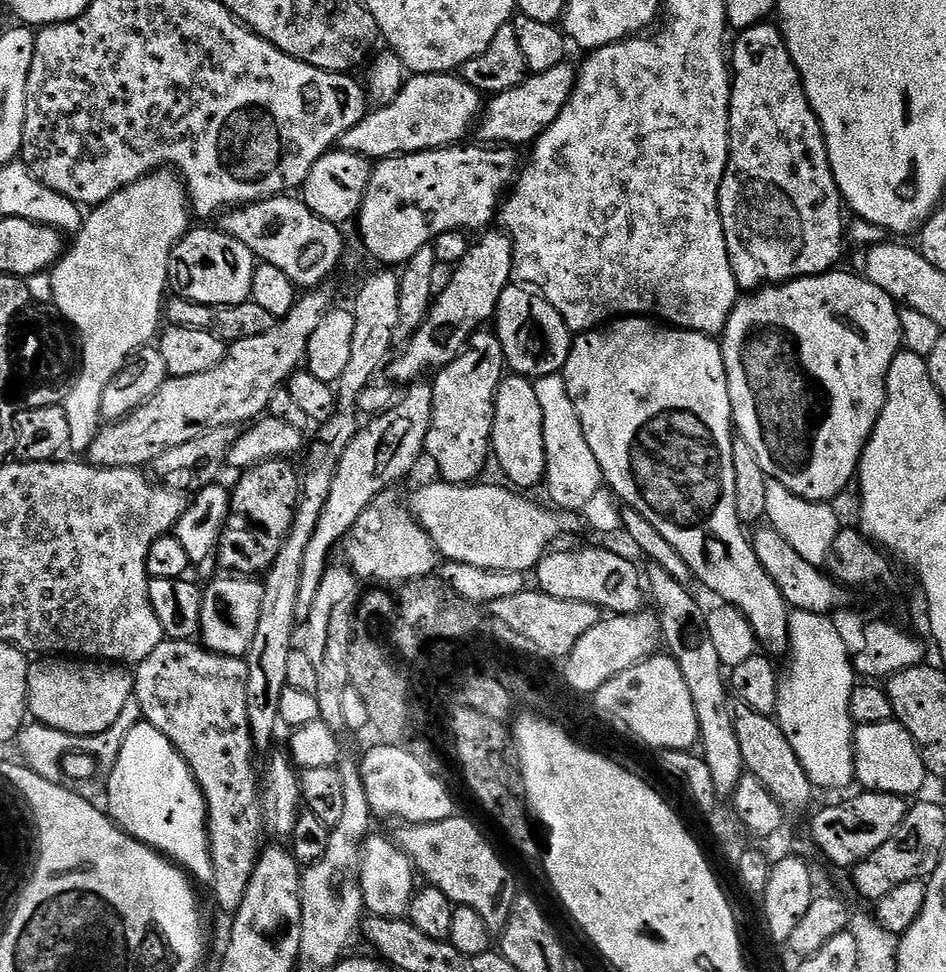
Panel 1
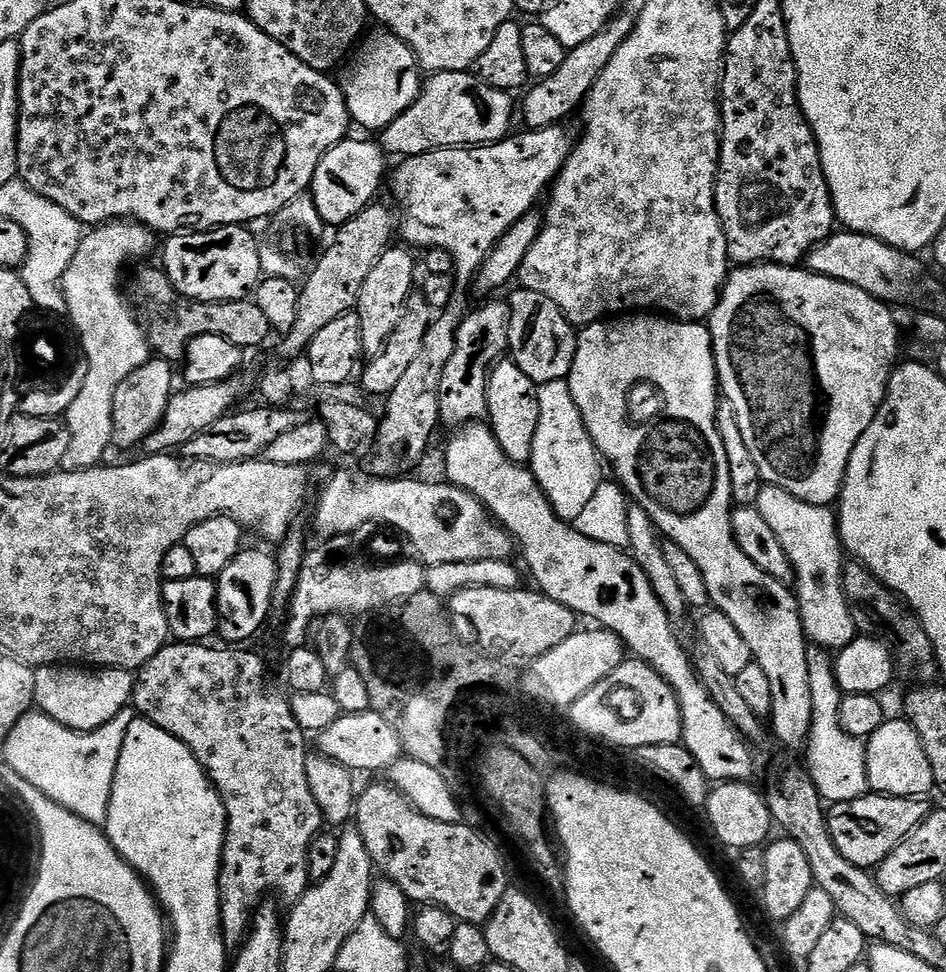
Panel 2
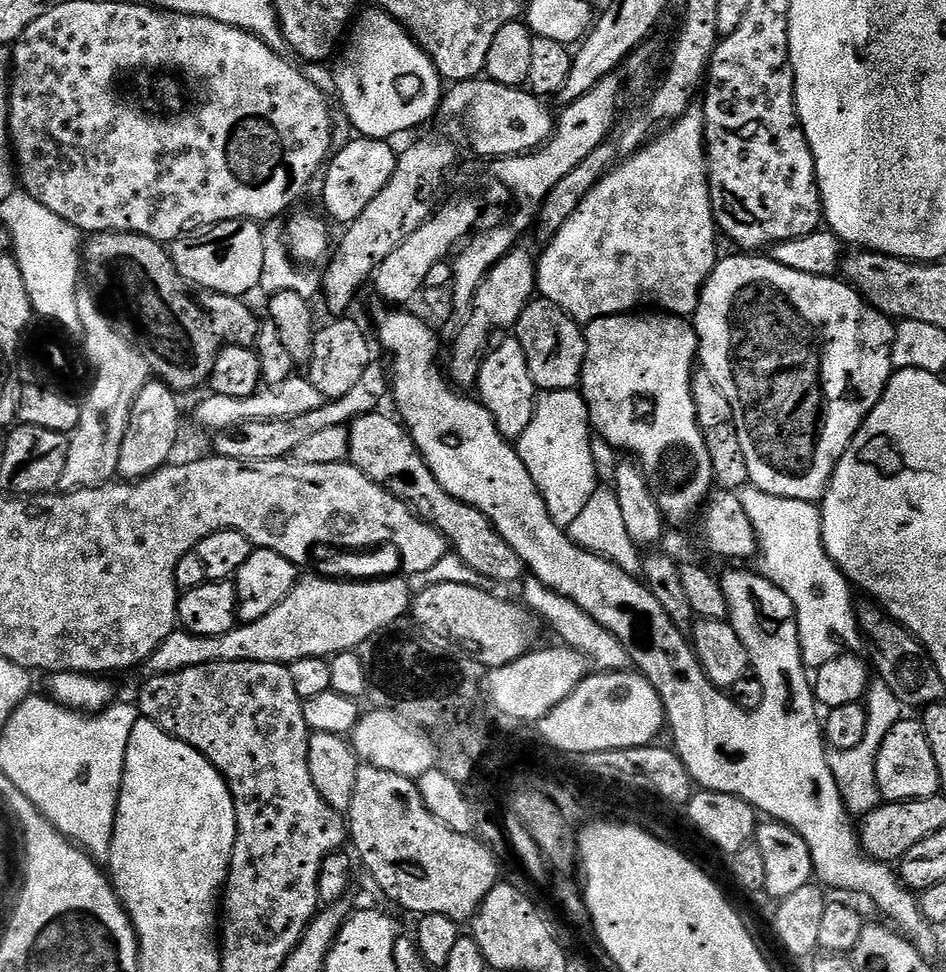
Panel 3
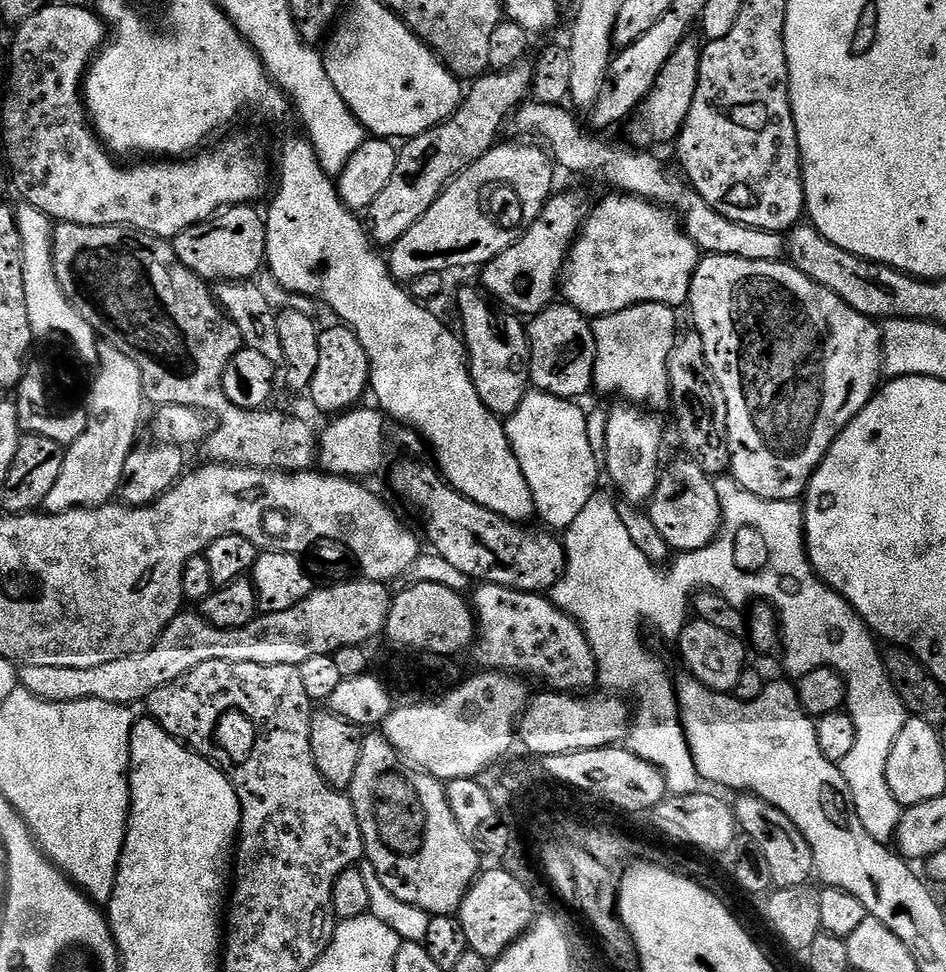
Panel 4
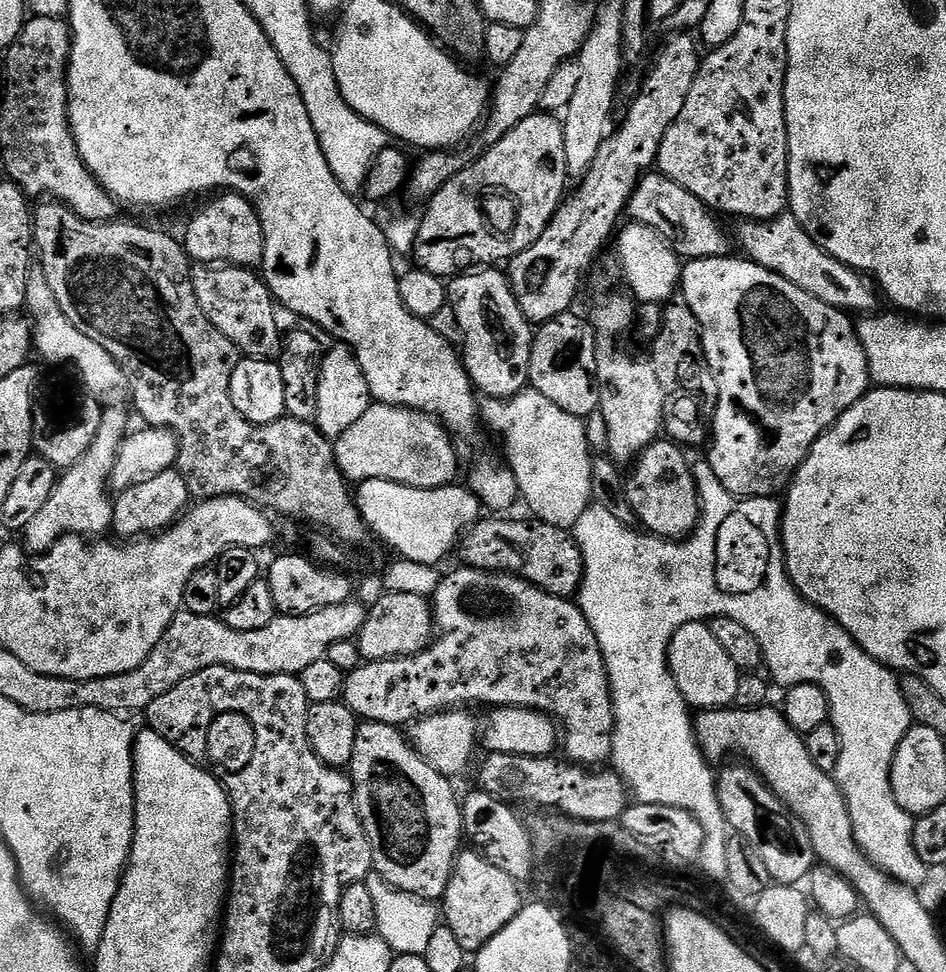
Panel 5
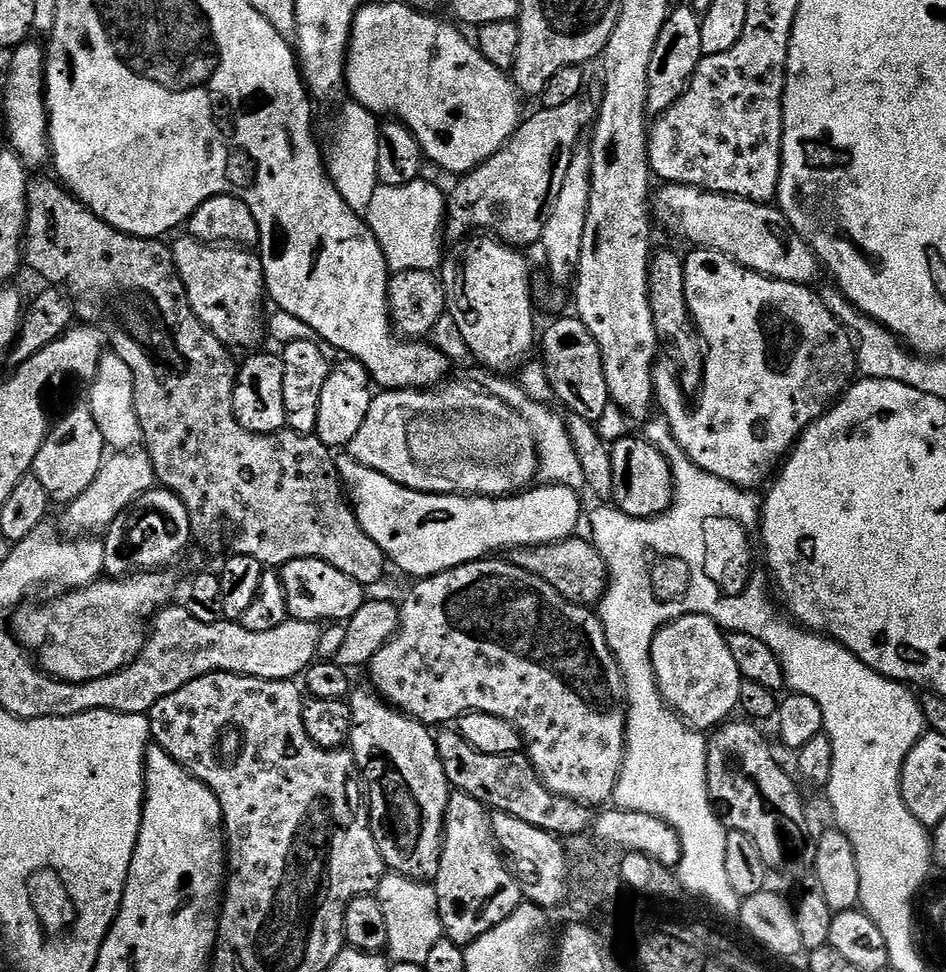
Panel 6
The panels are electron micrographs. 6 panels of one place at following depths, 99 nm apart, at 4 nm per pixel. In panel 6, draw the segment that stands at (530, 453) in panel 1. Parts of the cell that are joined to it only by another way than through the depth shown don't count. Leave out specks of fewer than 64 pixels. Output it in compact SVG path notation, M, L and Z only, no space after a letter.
M468 238L453 248L456 249L443 257L442 267L438 272L444 284L446 315L458 322L458 327L466 338L468 355L479 367L487 368L491 373L515 373L529 359L528 351L531 350L532 343L535 340L537 343L538 340L536 320L532 317L534 276L533 273L528 273L528 260L524 257L527 255L495 238Z

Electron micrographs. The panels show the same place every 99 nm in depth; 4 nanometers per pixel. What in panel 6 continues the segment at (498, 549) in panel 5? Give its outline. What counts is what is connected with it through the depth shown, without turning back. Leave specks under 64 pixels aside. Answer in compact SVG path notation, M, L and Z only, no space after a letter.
M569 538L553 544L535 544L529 548L513 548L510 552L510 562L546 582L546 586L554 586L562 598L574 602L578 606L591 609L599 605L600 599L608 588L608 567L593 546L591 539L576 540Z

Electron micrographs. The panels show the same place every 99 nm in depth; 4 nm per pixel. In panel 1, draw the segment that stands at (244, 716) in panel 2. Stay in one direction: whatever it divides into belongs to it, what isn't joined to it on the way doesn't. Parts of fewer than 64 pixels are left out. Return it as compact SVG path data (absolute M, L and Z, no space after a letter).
M165 638L161 644L154 646L154 651L147 658L142 658L142 662L135 665L134 668L134 698L140 707L143 723L154 726L154 730L158 730L162 734L166 734L166 738L170 738L170 742L176 747L178 754L188 763L188 768L194 774L194 778L204 795L204 801L208 807L208 845L210 846L210 858L214 862L214 878L210 885L210 891L216 895L217 902L228 911L228 914L236 913L242 906L242 898L246 894L246 886L250 886L250 878L254 874L256 863L266 844L266 839L264 840L264 824L276 836L291 837L302 811L300 772L287 755L276 756L269 762L268 773L264 776L264 793L260 793L260 776L256 773L258 750L252 741L250 718L246 714L246 681L249 678L250 670L248 669L247 659L211 652L211 650L204 647L203 643L196 640L170 640Z

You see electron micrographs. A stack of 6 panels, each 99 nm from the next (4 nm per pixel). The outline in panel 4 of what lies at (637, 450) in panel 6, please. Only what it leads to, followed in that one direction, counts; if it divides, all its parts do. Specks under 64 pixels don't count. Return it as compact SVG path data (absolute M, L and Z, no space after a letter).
M687 458L676 460L661 471L660 481L646 505L646 511L658 534L662 534L677 553L702 550L720 533L720 499L713 477L706 475L693 460Z

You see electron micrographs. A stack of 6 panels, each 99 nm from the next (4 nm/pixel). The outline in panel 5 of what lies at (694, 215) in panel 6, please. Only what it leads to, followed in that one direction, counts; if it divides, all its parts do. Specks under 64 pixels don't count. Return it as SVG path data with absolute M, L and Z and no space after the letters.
M785 214L772 220L744 220L741 225L734 232L735 239L739 247L740 244L744 247L743 255L758 266L776 272L786 278L786 282L794 282L798 290L806 290L806 294L818 298L818 302L826 302L826 306L834 306L849 314L872 314L879 309L876 307L881 297L872 277L838 262L838 258L822 250L822 246L806 234L798 218Z

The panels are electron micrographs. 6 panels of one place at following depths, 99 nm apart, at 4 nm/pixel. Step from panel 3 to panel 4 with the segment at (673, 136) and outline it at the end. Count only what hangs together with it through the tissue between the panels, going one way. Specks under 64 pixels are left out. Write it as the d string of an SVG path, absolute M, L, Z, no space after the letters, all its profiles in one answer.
M631 194L612 195L616 196L606 197L597 208L595 205L589 211L588 218L584 221L584 227L581 228L580 234L576 238L576 243L572 245L572 251L568 253L568 263L562 273L563 299L571 308L576 308L581 314L589 318L605 316L606 314L618 314L618 310L626 310L635 304L667 304L673 310L679 309L679 304L681 306L687 305L692 279L696 273L696 267L700 265L702 253L694 241L684 233L681 221L669 209L659 204L654 204L650 200L643 200L640 196Z

